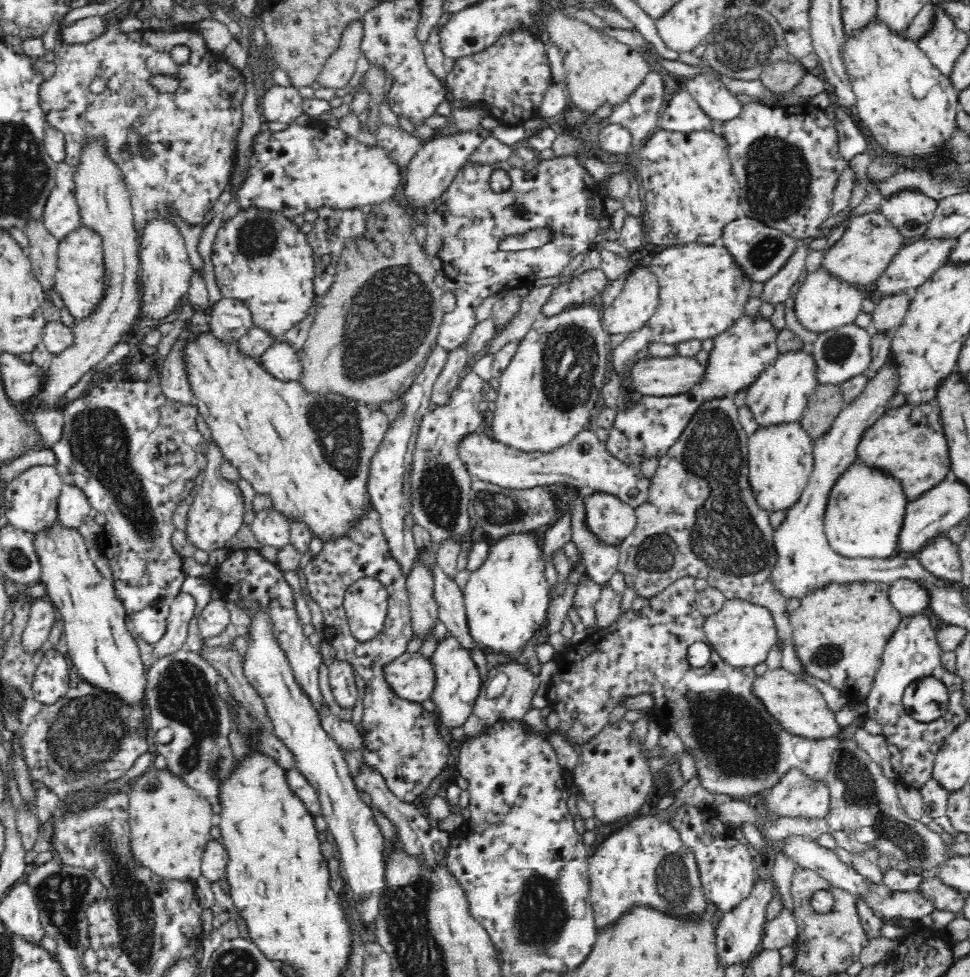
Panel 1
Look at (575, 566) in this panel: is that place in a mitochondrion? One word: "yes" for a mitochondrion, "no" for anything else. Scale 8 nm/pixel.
no

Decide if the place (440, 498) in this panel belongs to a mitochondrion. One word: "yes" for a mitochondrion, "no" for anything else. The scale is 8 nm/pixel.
yes

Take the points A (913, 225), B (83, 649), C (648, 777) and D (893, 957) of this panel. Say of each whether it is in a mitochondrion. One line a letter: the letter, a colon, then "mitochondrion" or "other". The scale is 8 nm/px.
A: other
B: other
C: other
D: other

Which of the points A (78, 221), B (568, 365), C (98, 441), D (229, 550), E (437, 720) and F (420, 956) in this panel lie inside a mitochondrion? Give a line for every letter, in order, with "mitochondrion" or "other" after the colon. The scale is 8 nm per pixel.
A: other
B: mitochondrion
C: mitochondrion
D: other
E: other
F: mitochondrion

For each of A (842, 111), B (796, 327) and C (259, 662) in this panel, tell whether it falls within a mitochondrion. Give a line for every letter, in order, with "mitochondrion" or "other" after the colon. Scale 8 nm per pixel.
A: other
B: other
C: other

